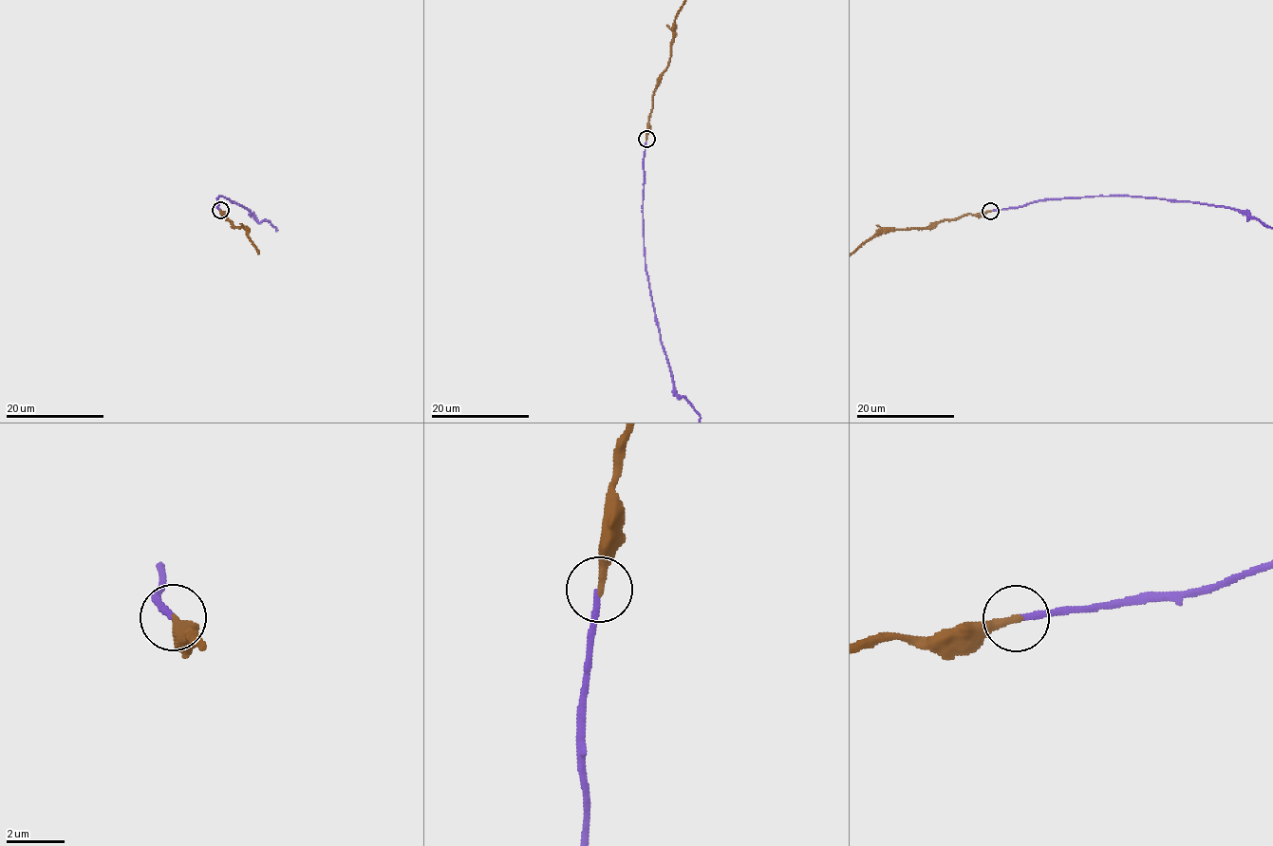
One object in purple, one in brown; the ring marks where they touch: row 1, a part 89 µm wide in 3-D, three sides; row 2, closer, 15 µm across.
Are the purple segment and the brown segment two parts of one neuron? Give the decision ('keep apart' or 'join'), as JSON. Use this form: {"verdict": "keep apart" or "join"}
{"verdict": "join"}

